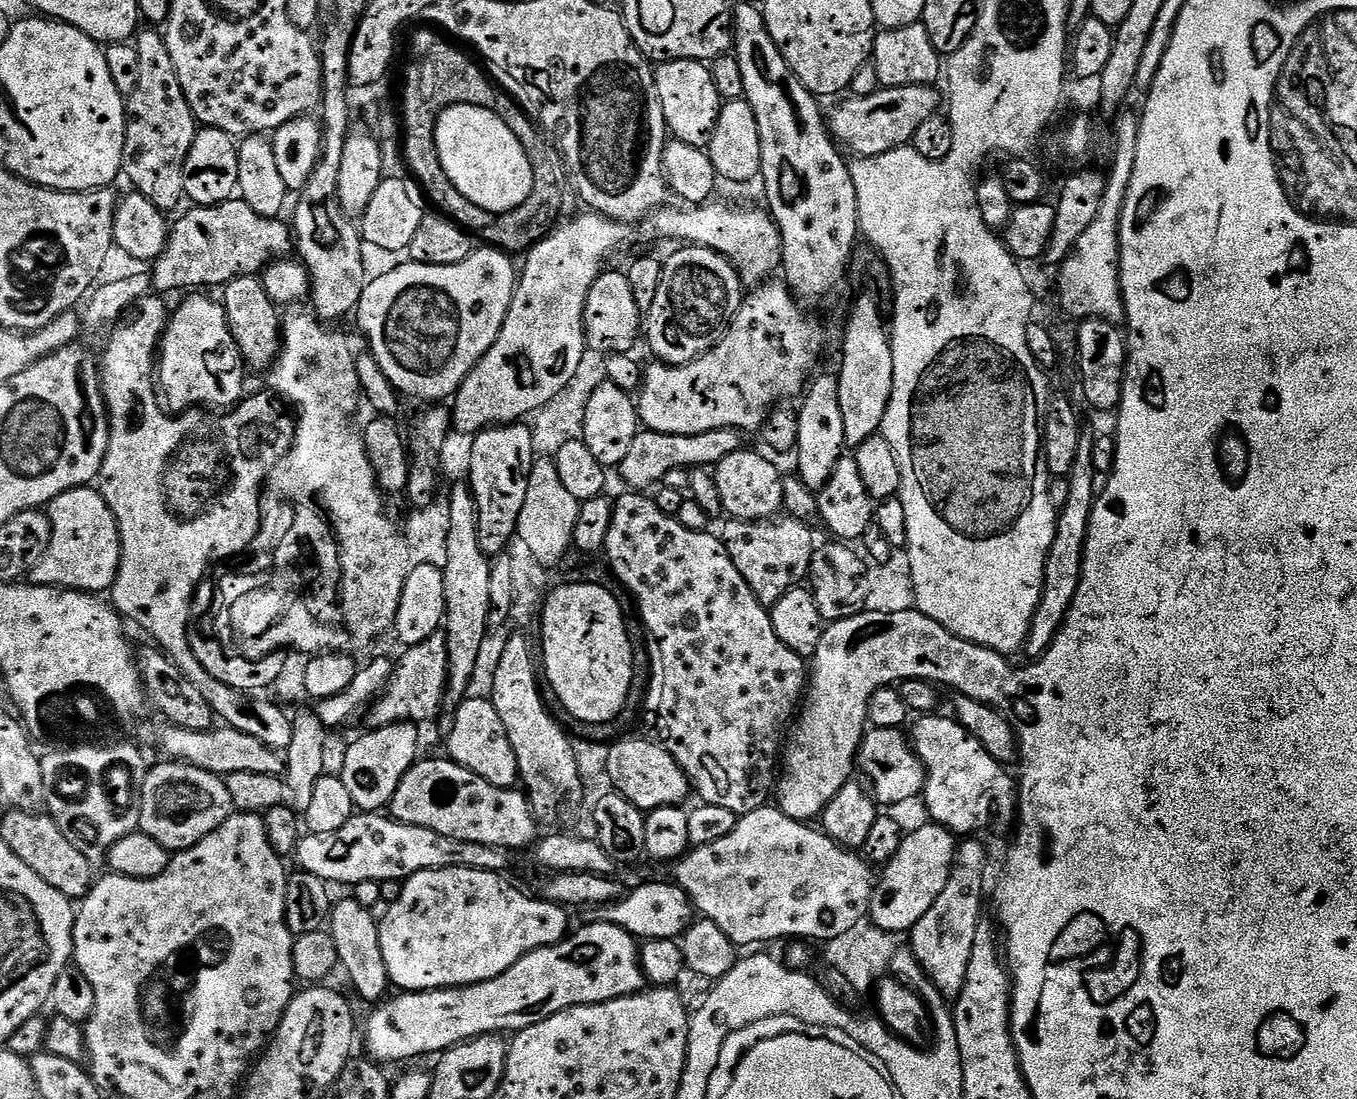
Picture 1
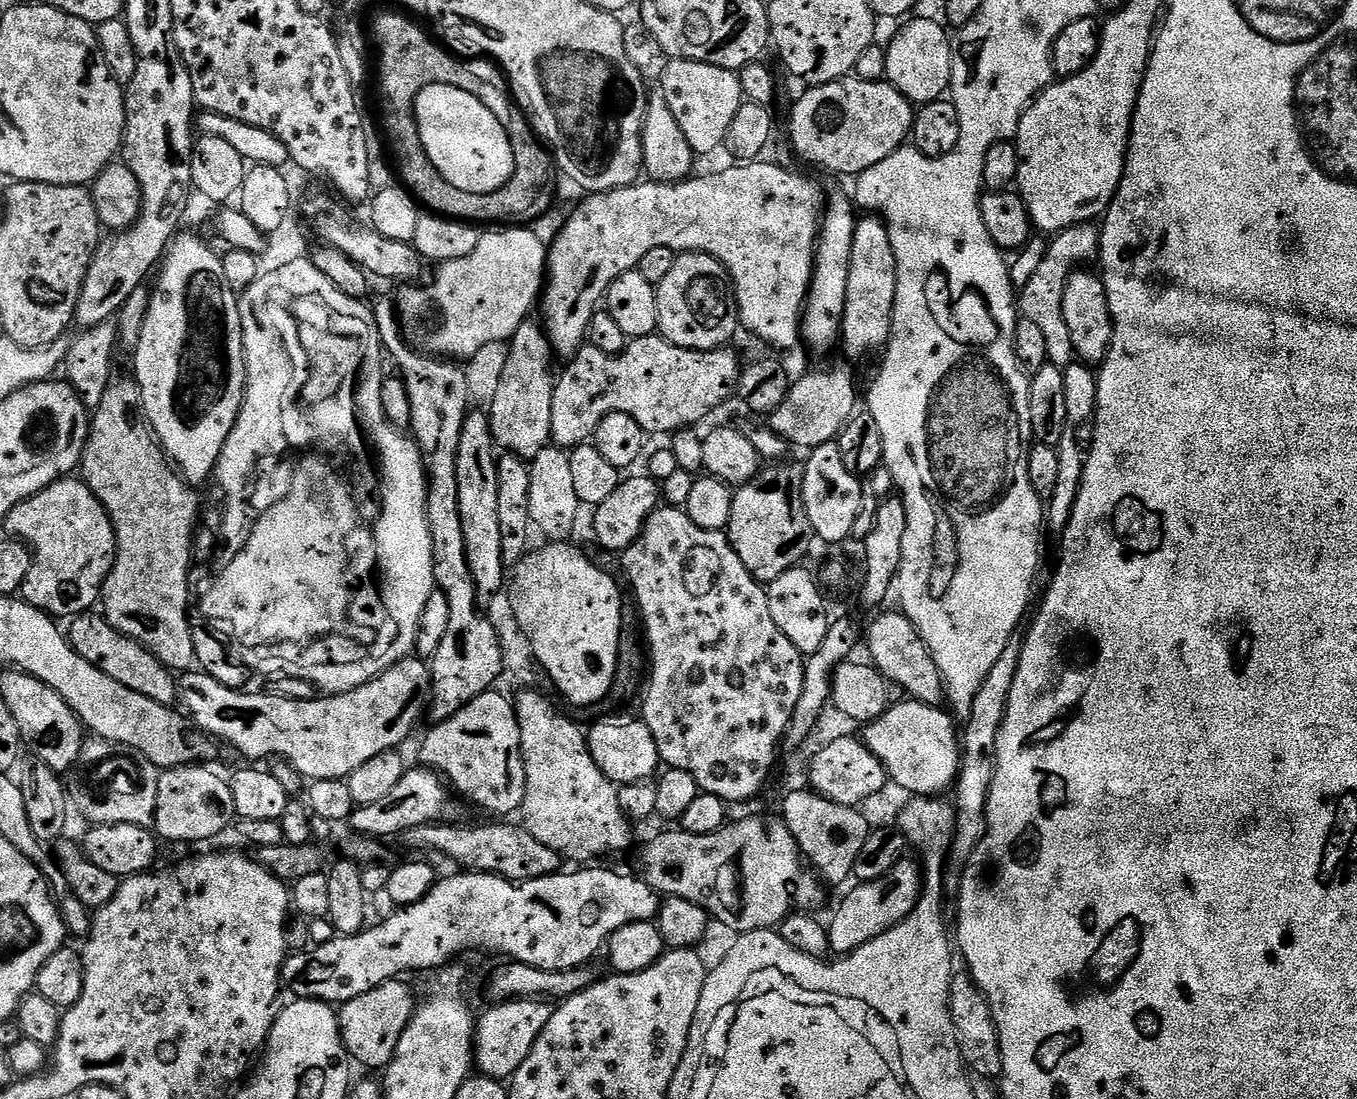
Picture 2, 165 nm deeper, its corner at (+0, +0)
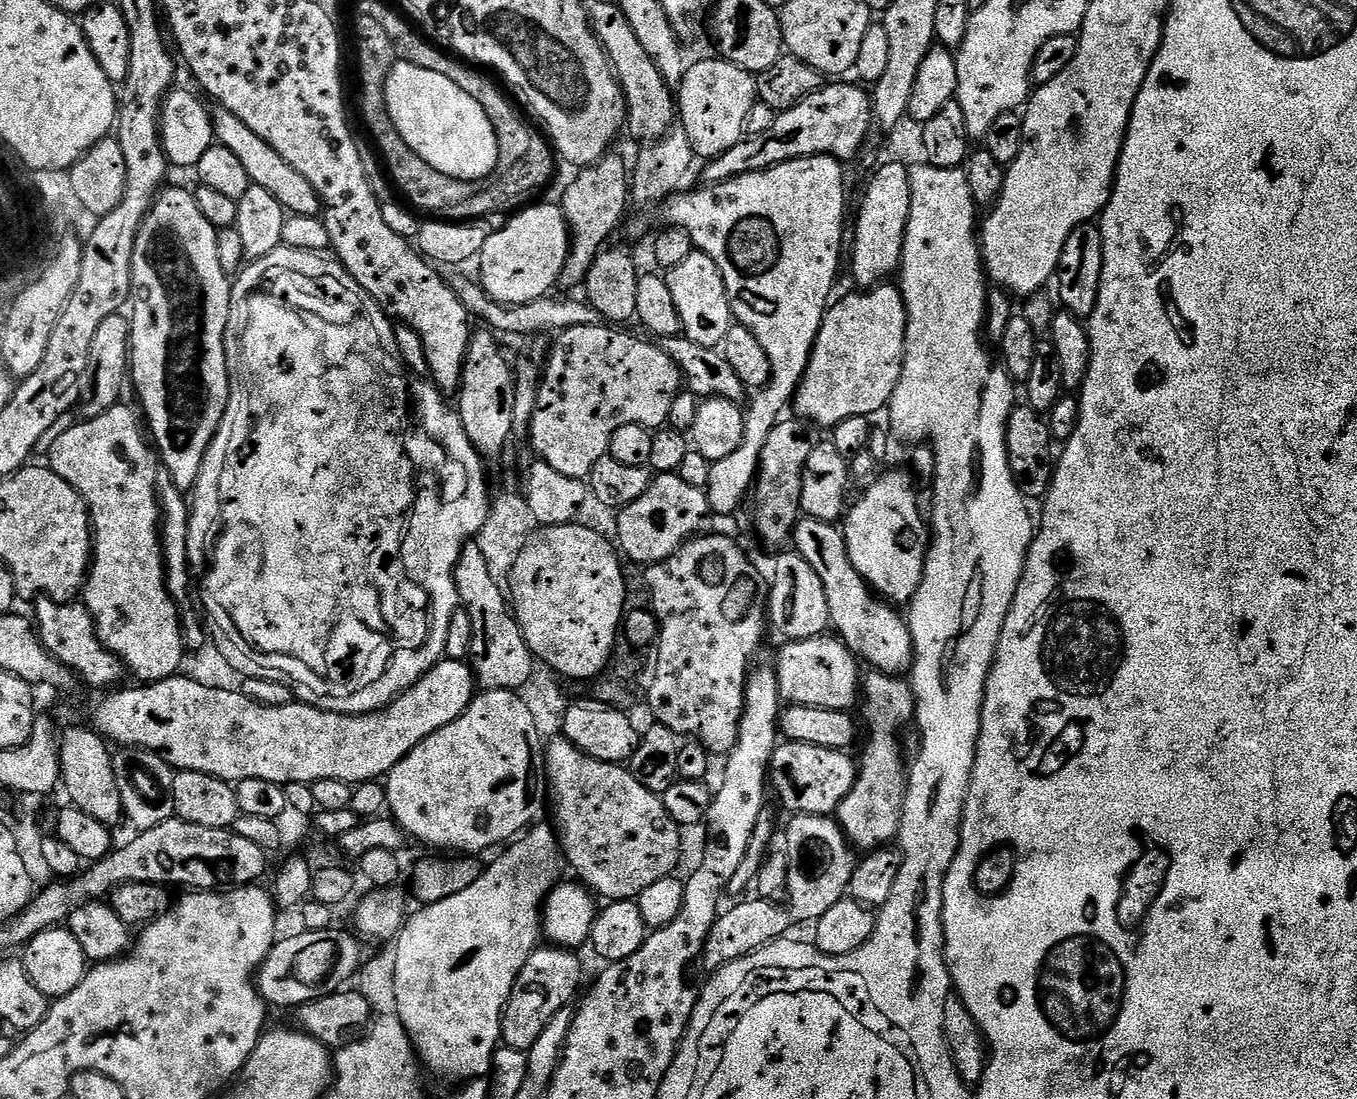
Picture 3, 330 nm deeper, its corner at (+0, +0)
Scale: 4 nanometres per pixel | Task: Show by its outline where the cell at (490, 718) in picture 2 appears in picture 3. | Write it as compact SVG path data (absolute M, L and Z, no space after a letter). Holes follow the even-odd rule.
M502 688L481 691L472 697L472 705L454 722L450 722L450 726L442 726L442 730L438 730L422 742L418 742L418 746L414 746L414 750L410 750L410 754L406 754L406 758L402 758L402 762L398 762L388 771L386 777L387 811L390 813L391 819L399 824L405 837L412 839L413 836L414 839L421 840L422 843L429 844L432 848L453 848L452 852L456 854L484 854L487 848L492 848L495 844L507 845L513 838L519 837L537 819L536 799L542 796L542 764L538 759L541 748L542 737L535 728L533 715L527 710L520 695L515 691Z

